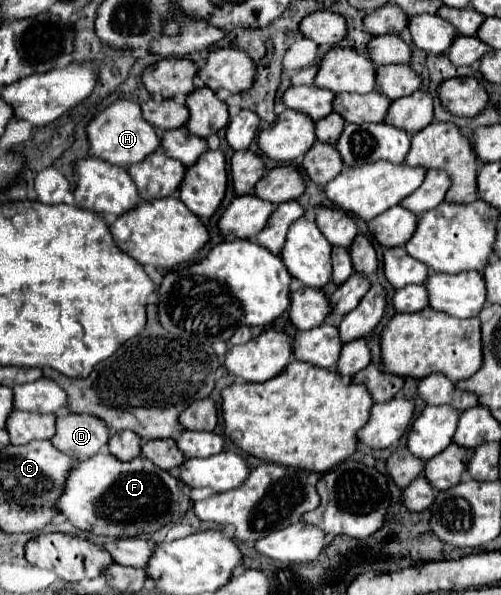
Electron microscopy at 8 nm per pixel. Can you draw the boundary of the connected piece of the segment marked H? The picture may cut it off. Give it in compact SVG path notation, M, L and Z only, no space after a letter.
M117 99L103 111L99 111L85 127L87 141L89 141L89 153L105 159L107 163L127 167L131 163L143 161L149 153L153 153L159 147L159 135L155 133L155 127L149 125L141 117L141 107L127 99Z

